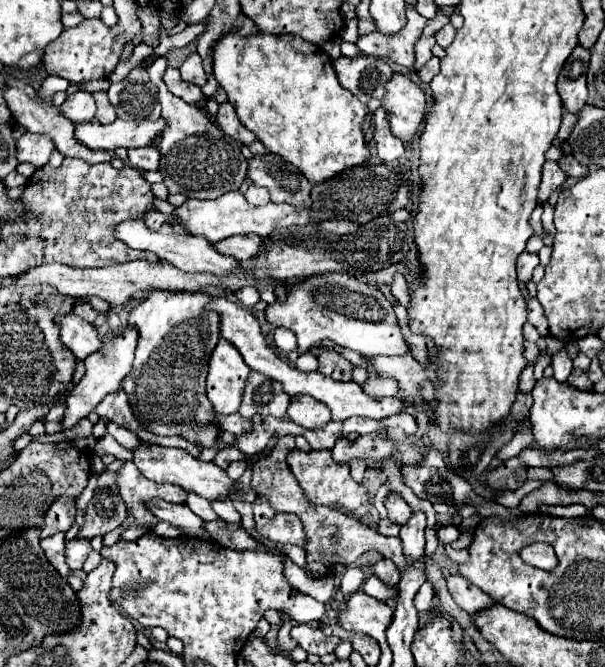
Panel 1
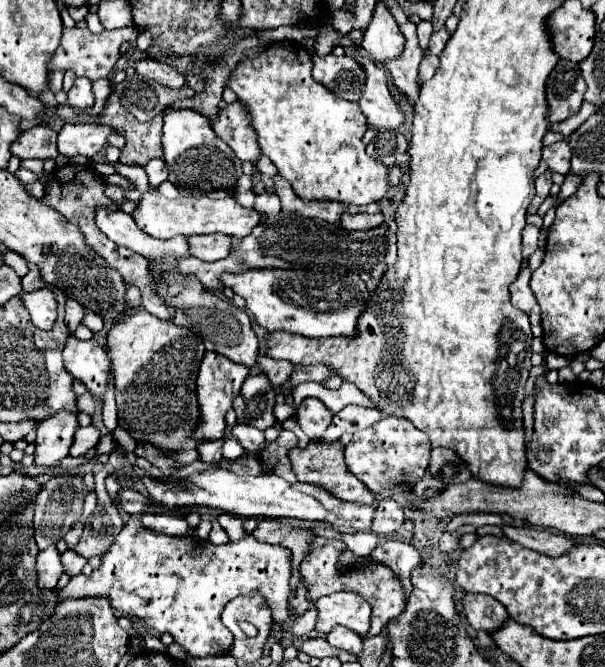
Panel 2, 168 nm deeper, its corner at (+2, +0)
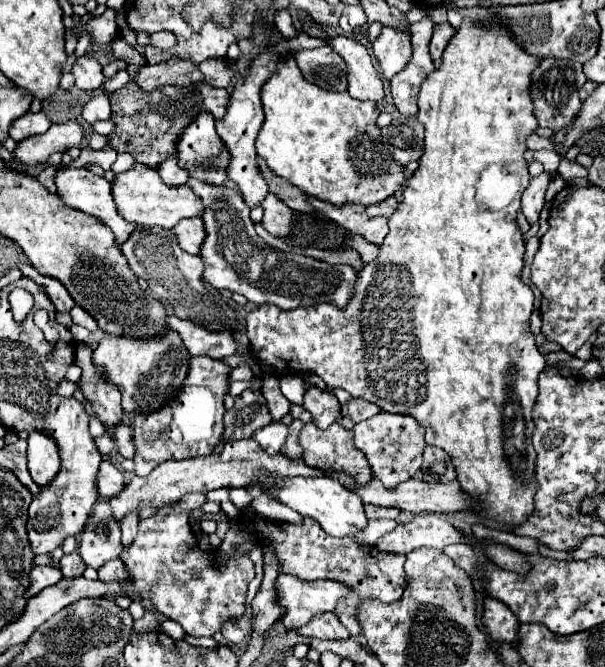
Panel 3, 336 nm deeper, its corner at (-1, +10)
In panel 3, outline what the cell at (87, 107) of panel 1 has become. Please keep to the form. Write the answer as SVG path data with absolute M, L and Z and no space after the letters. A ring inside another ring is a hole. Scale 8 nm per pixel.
M79 56L73 64L73 76L75 76L75 86L79 90L97 90L103 86L103 72L101 72L101 64L93 58L93 56Z

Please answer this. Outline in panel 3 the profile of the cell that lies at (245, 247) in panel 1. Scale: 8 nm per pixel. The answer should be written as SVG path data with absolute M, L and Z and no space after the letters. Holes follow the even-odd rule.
M185 218L179 220L173 226L173 234L177 236L179 246L189 252L189 254L199 254L199 246L205 238L205 228L203 228L203 220L201 218Z

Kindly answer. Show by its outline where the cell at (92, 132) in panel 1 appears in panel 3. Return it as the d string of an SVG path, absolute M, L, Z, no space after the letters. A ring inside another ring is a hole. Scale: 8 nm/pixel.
M77 122L53 124L45 134L17 142L13 158L21 166L39 166L45 164L51 154L75 148L85 140L87 134L83 134L83 128Z

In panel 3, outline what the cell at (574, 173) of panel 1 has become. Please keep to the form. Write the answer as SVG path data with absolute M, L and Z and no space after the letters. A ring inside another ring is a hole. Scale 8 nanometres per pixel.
M531 134L529 140L525 140L525 142L527 142L527 148L531 148L533 152L535 152L535 150L541 150L541 148L547 148L547 150L553 150L553 148L555 148L555 144L553 144L549 138L537 136L537 134Z

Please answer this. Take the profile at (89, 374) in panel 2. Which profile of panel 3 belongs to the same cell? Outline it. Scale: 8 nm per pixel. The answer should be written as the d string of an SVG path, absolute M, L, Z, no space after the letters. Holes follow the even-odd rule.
M77 344L75 364L83 370L81 390L83 390L83 396L87 398L87 402L91 404L95 416L103 422L103 426L107 430L113 430L123 420L121 392L113 384L105 382L103 376L99 376L97 368L93 366L91 356L93 356L93 350L87 344Z

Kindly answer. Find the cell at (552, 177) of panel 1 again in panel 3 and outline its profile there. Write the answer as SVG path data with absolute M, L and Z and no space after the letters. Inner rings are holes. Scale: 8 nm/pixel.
M543 172L541 176L535 176L535 178L529 180L529 188L521 196L521 212L525 214L525 218L529 220L531 226L537 224L549 182L551 182L551 174Z

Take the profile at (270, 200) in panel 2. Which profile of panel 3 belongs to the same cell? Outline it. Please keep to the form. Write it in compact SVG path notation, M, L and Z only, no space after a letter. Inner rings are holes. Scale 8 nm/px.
M269 194L263 200L263 210L265 210L265 214L263 214L261 224L269 234L273 234L277 238L291 236L291 224L295 220L295 216L281 200L277 200L277 196Z

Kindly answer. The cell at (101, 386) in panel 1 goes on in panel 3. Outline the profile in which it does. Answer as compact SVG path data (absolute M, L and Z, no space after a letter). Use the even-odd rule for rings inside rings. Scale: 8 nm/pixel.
M31 432L27 442L29 442L27 466L29 466L31 478L35 480L37 486L45 488L51 484L53 476L57 476L57 472L61 470L61 460L57 456L57 444L41 432Z

